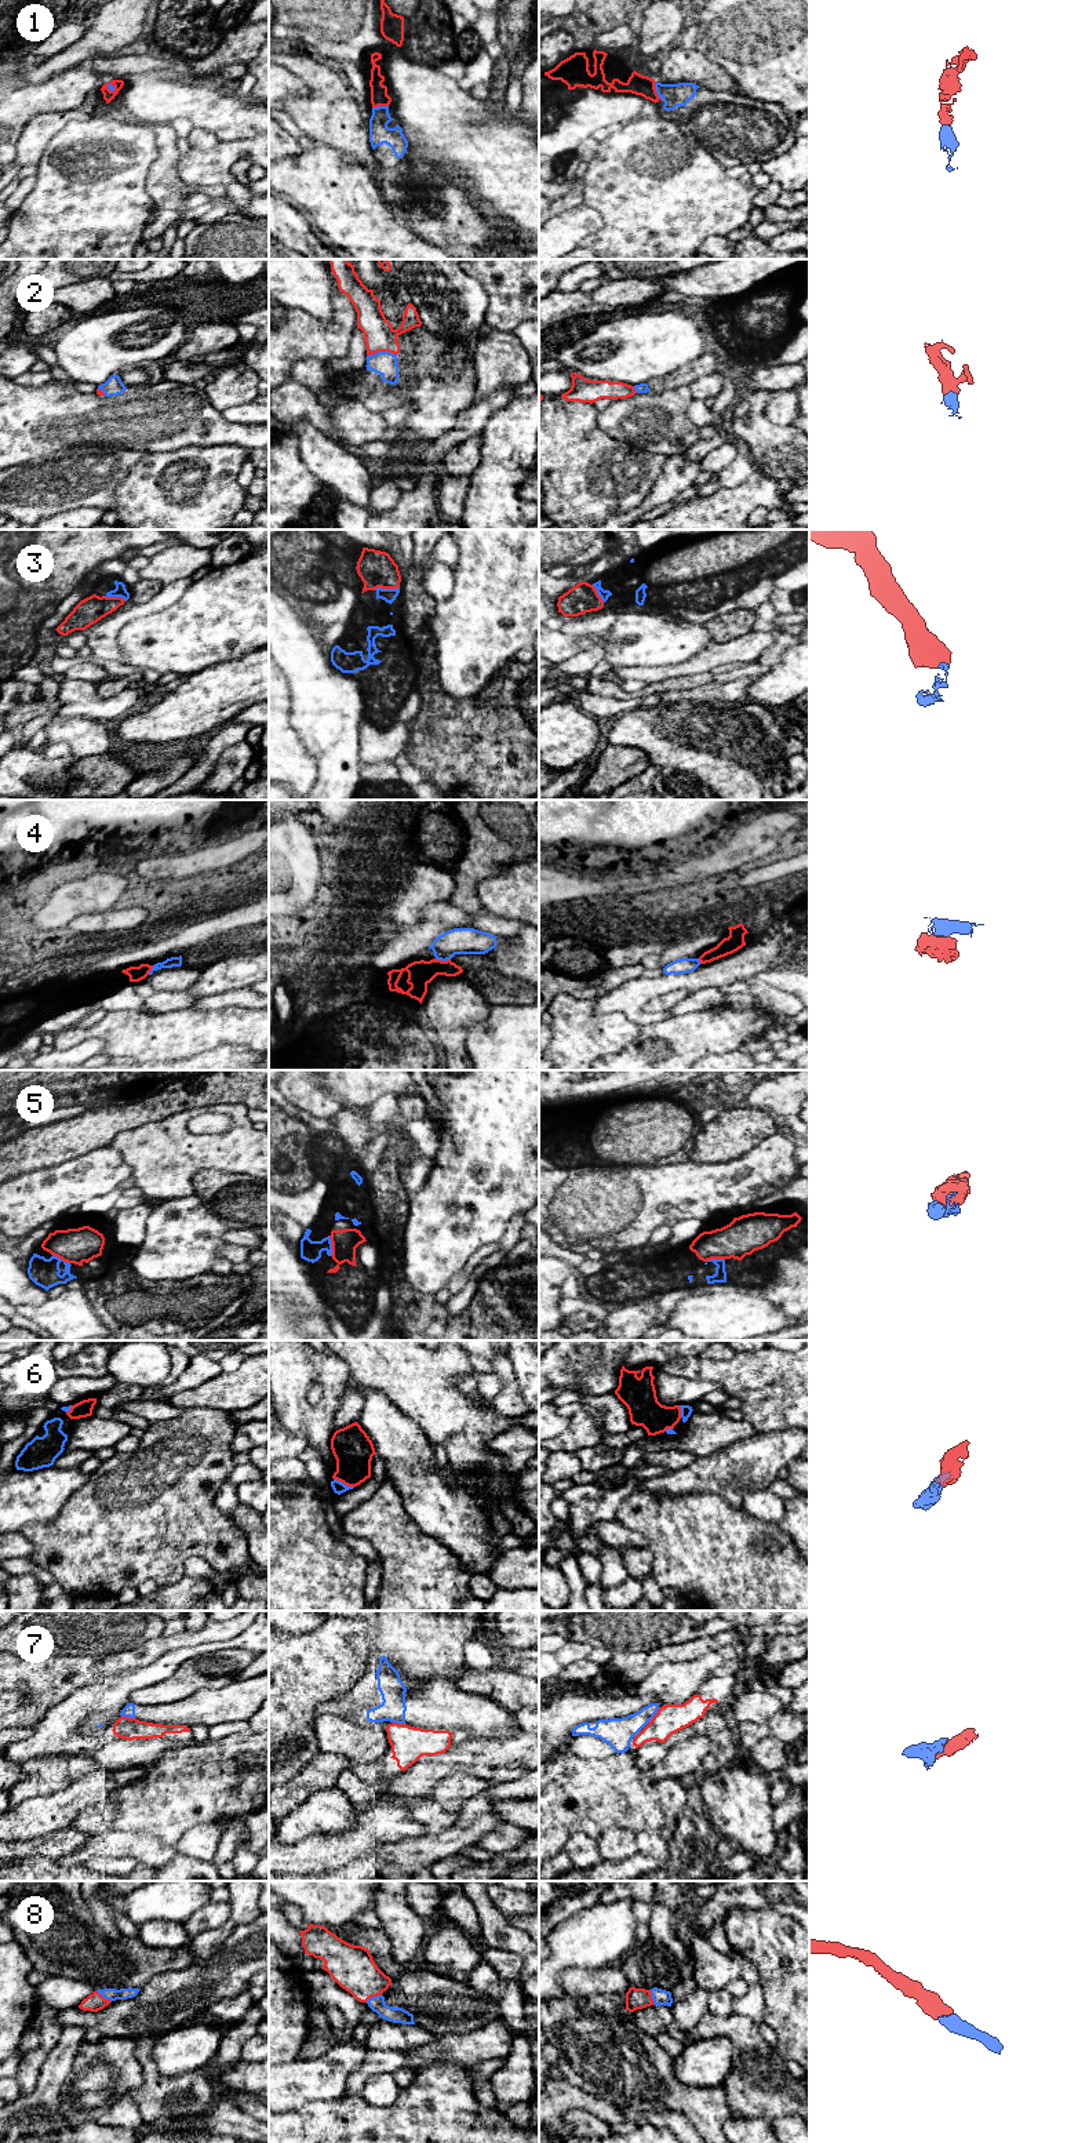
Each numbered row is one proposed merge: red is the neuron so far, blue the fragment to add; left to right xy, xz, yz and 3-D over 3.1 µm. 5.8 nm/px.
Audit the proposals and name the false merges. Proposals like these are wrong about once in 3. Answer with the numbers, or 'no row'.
4, 7

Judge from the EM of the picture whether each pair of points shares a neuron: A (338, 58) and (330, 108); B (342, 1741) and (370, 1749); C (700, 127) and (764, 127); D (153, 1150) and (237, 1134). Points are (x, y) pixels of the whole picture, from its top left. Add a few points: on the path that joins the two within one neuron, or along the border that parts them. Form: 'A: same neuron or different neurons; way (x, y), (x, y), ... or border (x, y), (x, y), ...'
A: different neurons; border (324, 61), (339, 71)
B: same neuron; way (349, 1741), (363, 1745)
C: same neuron; way (716, 127), (749, 127)
D: same neuron; way (174, 1150), (217, 1150)

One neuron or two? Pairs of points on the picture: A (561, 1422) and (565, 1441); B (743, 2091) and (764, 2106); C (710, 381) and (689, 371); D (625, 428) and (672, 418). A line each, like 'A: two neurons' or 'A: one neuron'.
A: two neurons
B: one neuron
C: two neurons
D: one neuron

